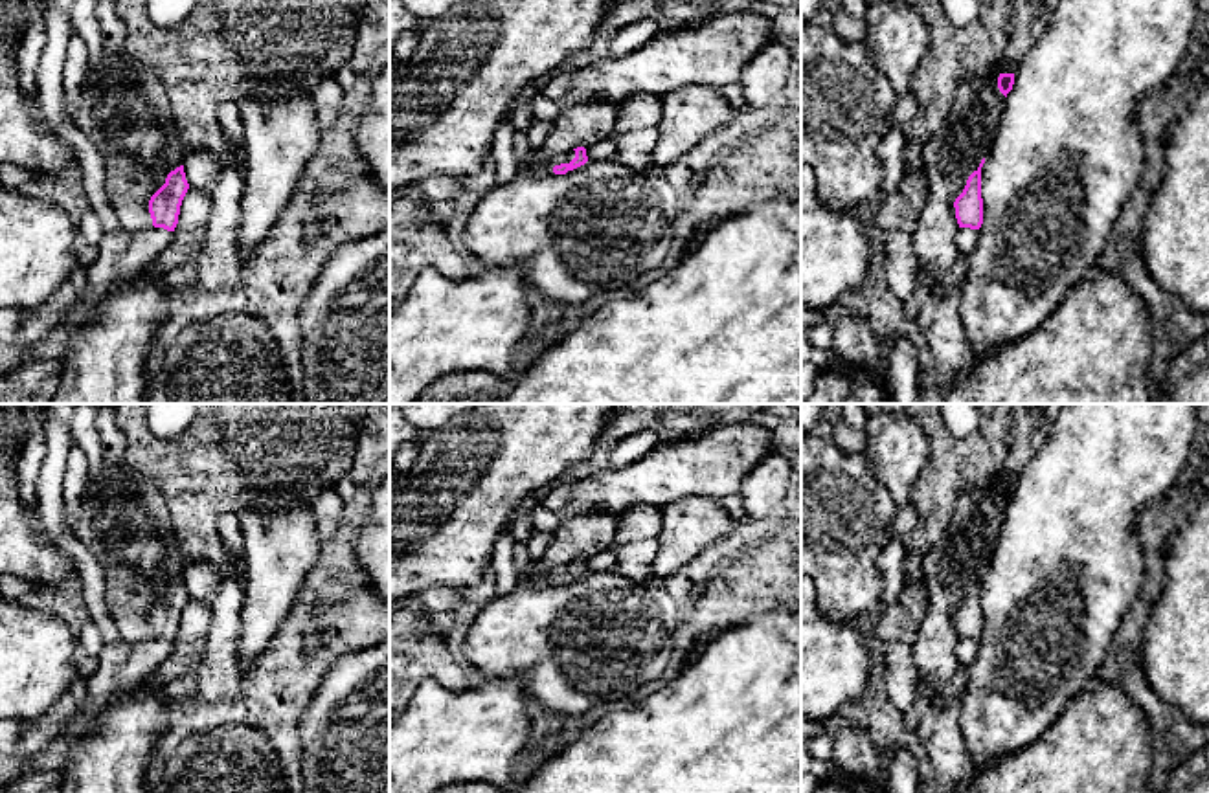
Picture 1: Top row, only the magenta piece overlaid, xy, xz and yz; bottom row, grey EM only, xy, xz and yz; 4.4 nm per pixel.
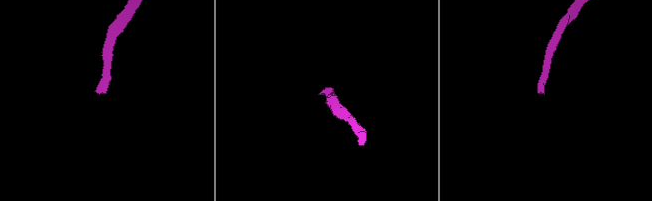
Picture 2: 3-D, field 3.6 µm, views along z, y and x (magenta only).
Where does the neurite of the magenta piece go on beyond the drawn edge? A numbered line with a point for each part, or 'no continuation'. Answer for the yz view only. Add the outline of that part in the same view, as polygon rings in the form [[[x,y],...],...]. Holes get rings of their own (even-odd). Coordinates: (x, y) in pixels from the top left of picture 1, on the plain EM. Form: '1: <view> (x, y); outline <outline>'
1: yz (967, 648); outline [[[959,639],[957,642],[957,665],[968,668],[977,652],[977,641]]]

